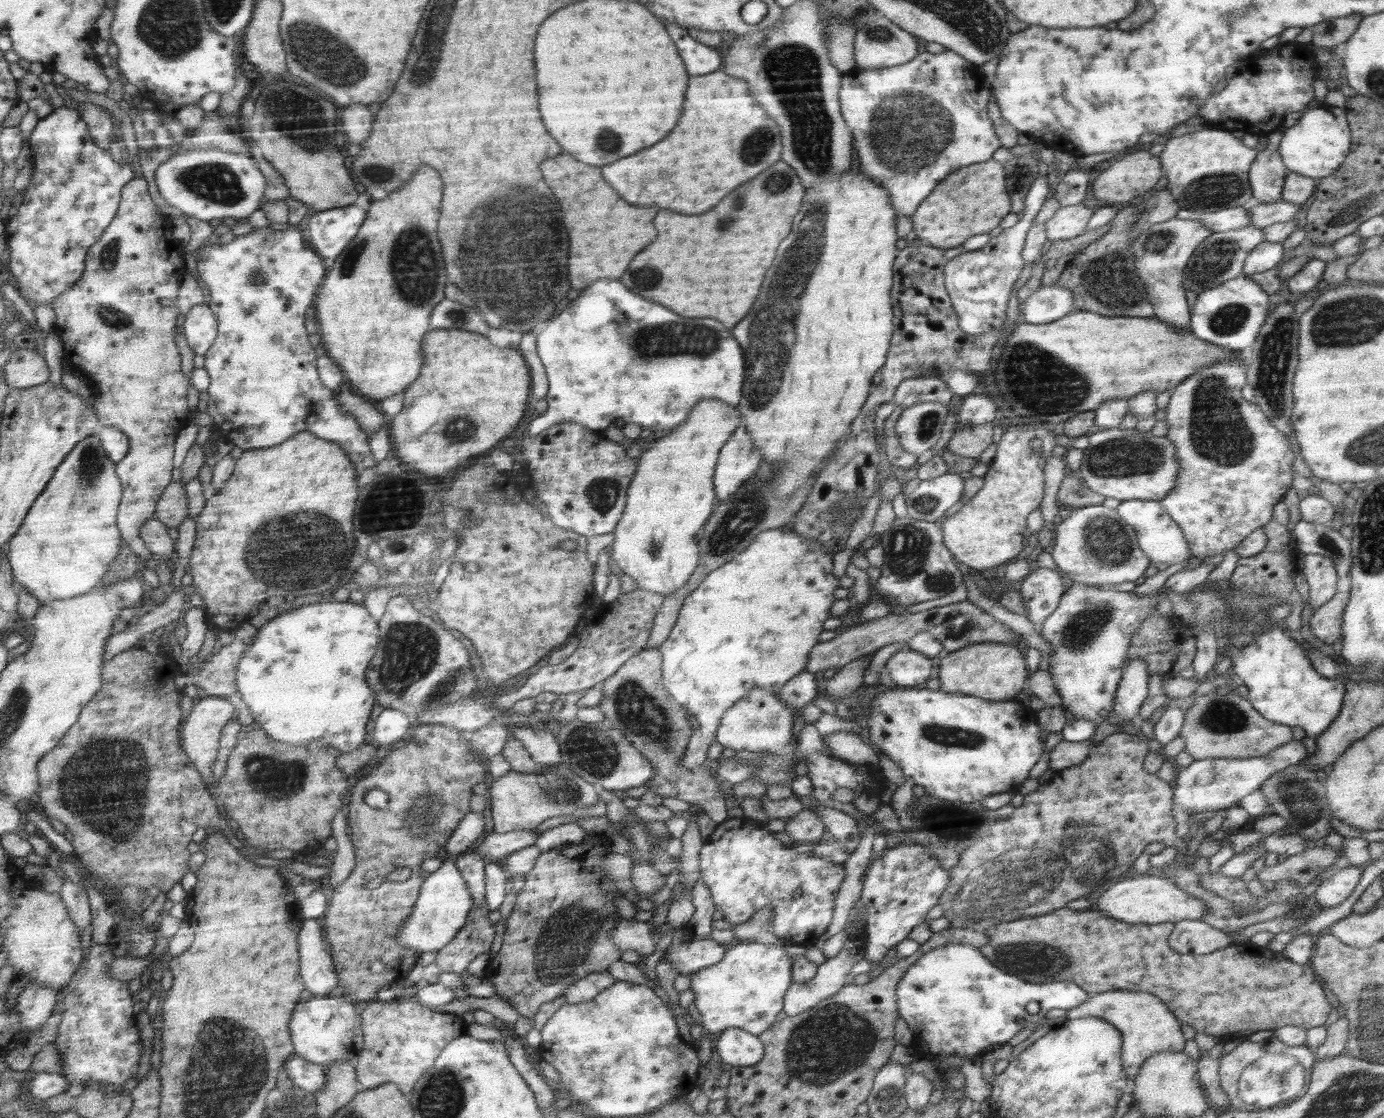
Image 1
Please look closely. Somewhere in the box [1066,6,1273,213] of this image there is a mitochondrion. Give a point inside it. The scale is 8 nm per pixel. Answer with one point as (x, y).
(1212, 191)

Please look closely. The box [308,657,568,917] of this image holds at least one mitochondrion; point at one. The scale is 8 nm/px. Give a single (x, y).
(422, 809)

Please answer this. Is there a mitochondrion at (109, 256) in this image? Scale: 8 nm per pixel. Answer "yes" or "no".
yes

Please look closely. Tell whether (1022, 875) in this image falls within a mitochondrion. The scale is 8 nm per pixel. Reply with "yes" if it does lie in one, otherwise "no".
yes

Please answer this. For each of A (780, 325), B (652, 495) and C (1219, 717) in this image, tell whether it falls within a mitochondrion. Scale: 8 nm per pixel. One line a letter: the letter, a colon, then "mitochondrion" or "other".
A: mitochondrion
B: other
C: mitochondrion

